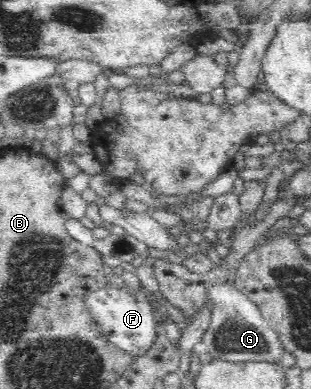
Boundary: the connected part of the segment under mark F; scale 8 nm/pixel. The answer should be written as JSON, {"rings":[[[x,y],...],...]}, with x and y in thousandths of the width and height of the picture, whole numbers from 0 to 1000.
{"rings":[[[347,728],[325,743],[286,748],[273,761],[270,781],[277,799],[318,841],[318,851],[344,866],[344,877],[434,925],[460,918],[498,887],[505,856],[527,846],[537,820],[505,758],[463,738],[421,748],[415,733]]]}

